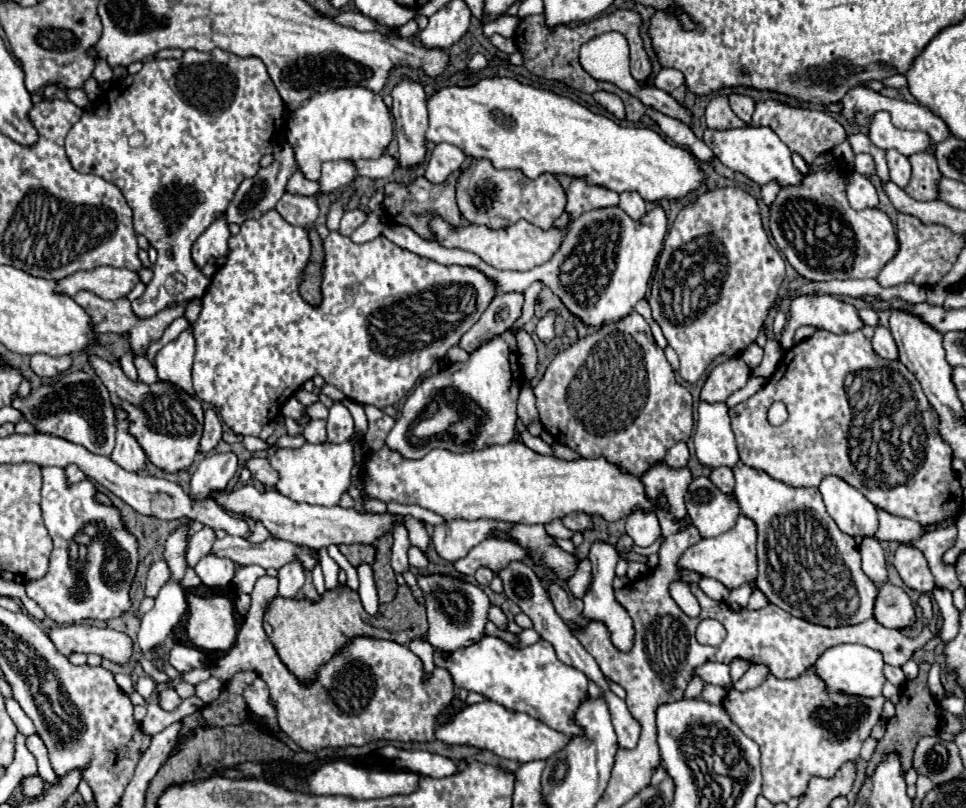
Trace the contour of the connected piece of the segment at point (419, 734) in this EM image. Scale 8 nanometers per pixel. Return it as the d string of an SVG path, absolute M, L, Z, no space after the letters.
M272 576L258 578L252 590L252 604L238 632L236 644L216 662L216 666L212 668L212 676L216 674L216 678L226 682L238 670L258 672L258 676L270 688L270 704L276 708L278 728L288 738L292 738L298 746L302 746L306 752L318 752L320 748L328 748L328 746L332 748L364 746L376 740L386 740L386 742L432 742L434 740L436 716L454 698L454 684L448 672L444 672L444 668L434 668L432 674L426 674L422 660L406 646L392 640L354 636L346 640L346 644L338 652L334 652L334 656L326 664L318 668L316 680L312 680L310 684L304 684L280 660L274 644L268 640L262 626L262 616L268 607L268 602L276 596L276 592L278 592L278 578L272 578Z

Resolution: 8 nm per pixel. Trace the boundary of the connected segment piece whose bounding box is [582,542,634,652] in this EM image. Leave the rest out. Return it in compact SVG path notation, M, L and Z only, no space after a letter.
M596 542L596 544L590 548L588 558L590 558L590 562L592 562L592 586L590 586L590 592L582 598L582 600L584 600L582 616L592 620L602 620L602 622L608 626L608 630L610 630L610 634L612 634L612 642L616 644L616 648L620 648L622 652L626 652L628 648L632 648L634 628L632 628L632 620L630 620L628 612L616 602L614 592L612 592L612 580L614 580L614 576L616 576L616 574L614 574L614 568L616 568L616 562L618 562L620 554L616 552L614 546Z

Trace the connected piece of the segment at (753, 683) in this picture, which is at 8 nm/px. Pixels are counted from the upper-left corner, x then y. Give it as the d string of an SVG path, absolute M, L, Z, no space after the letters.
M752 664L750 670L738 682L734 682L734 690L738 690L738 692L752 690L752 688L760 686L768 674L770 672L768 672L768 668L764 668L764 664Z

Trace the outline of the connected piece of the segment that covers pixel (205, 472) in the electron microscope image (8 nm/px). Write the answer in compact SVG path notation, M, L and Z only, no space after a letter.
M222 452L206 456L190 480L192 498L208 498L212 490L224 490L230 478L238 470L238 458L234 452Z

